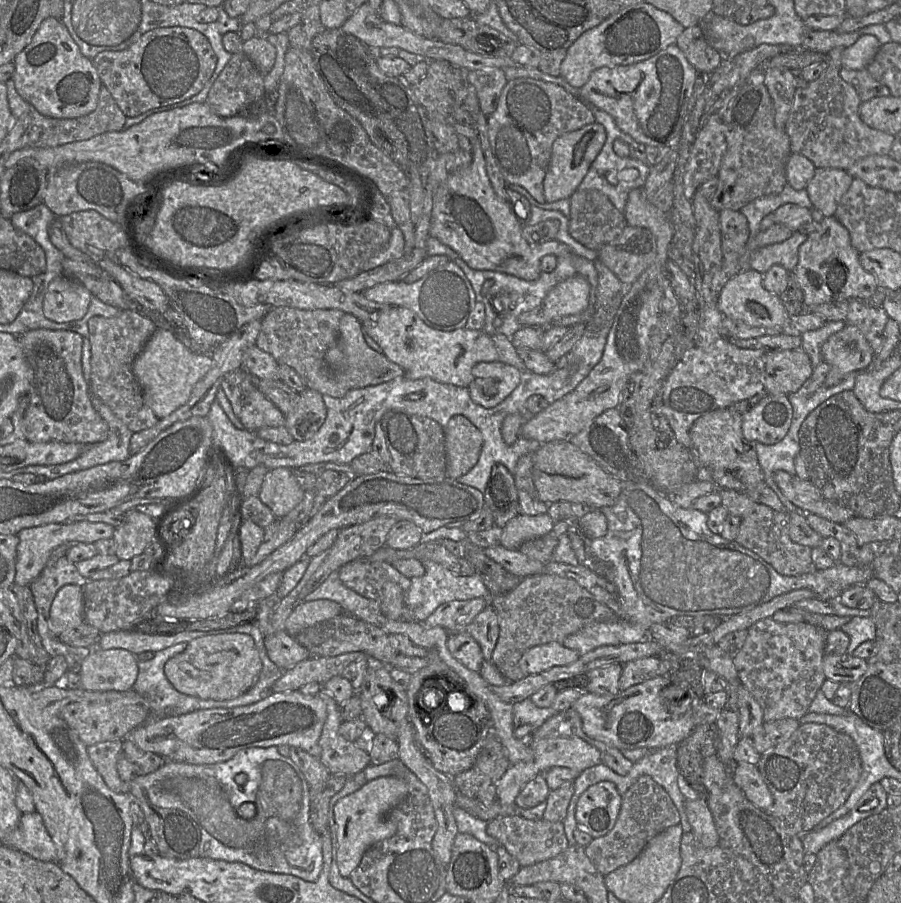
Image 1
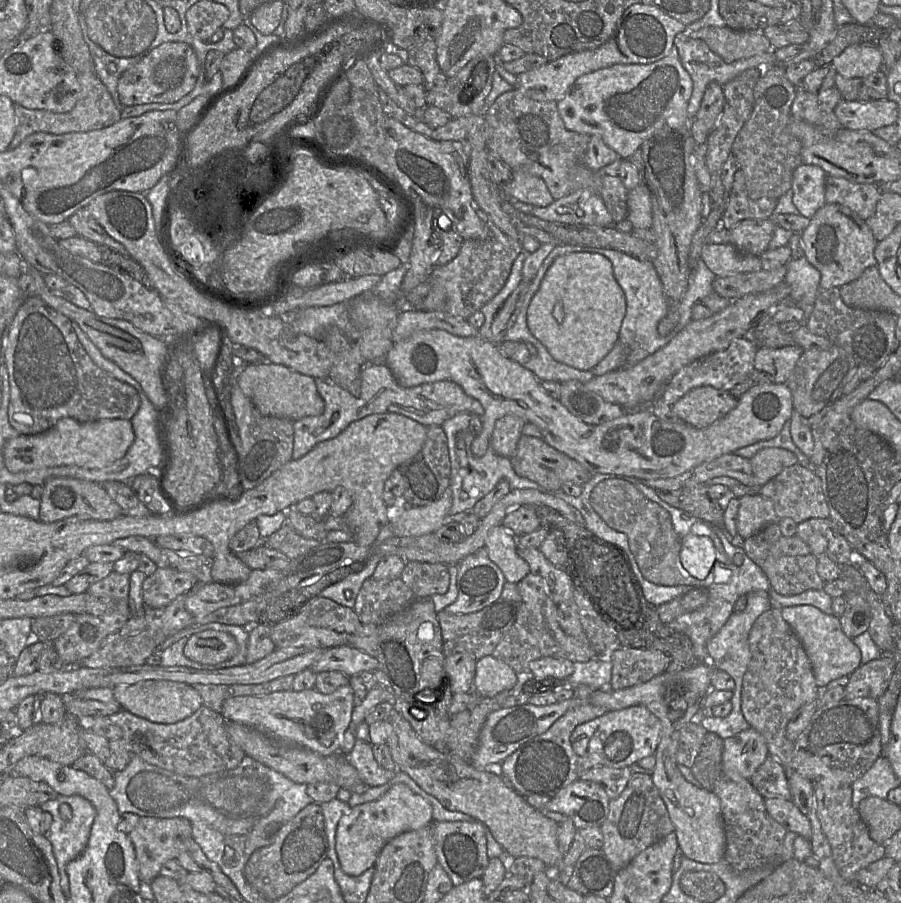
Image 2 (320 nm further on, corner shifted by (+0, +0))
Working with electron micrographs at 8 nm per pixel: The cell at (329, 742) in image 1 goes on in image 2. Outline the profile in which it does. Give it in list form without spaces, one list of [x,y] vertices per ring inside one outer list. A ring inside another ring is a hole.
[[[357,739],[346,758],[369,787],[384,785],[394,776],[395,771],[386,770],[377,763],[372,752],[372,744],[367,741]]]

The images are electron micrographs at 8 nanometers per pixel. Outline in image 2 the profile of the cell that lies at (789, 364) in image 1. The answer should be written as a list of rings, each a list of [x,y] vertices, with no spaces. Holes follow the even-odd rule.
[[[797,344],[782,348],[758,348],[754,368],[768,373],[773,383],[787,383],[803,351]]]

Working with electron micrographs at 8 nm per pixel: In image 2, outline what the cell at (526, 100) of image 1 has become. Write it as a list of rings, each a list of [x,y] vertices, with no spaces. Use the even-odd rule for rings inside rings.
[[[518,89],[501,94],[484,112],[488,153],[501,159],[513,172],[524,171],[541,178],[554,200],[581,188],[599,192],[614,223],[627,218],[628,190],[619,176],[598,176],[583,162],[590,136],[566,128],[555,101],[533,100]]]

